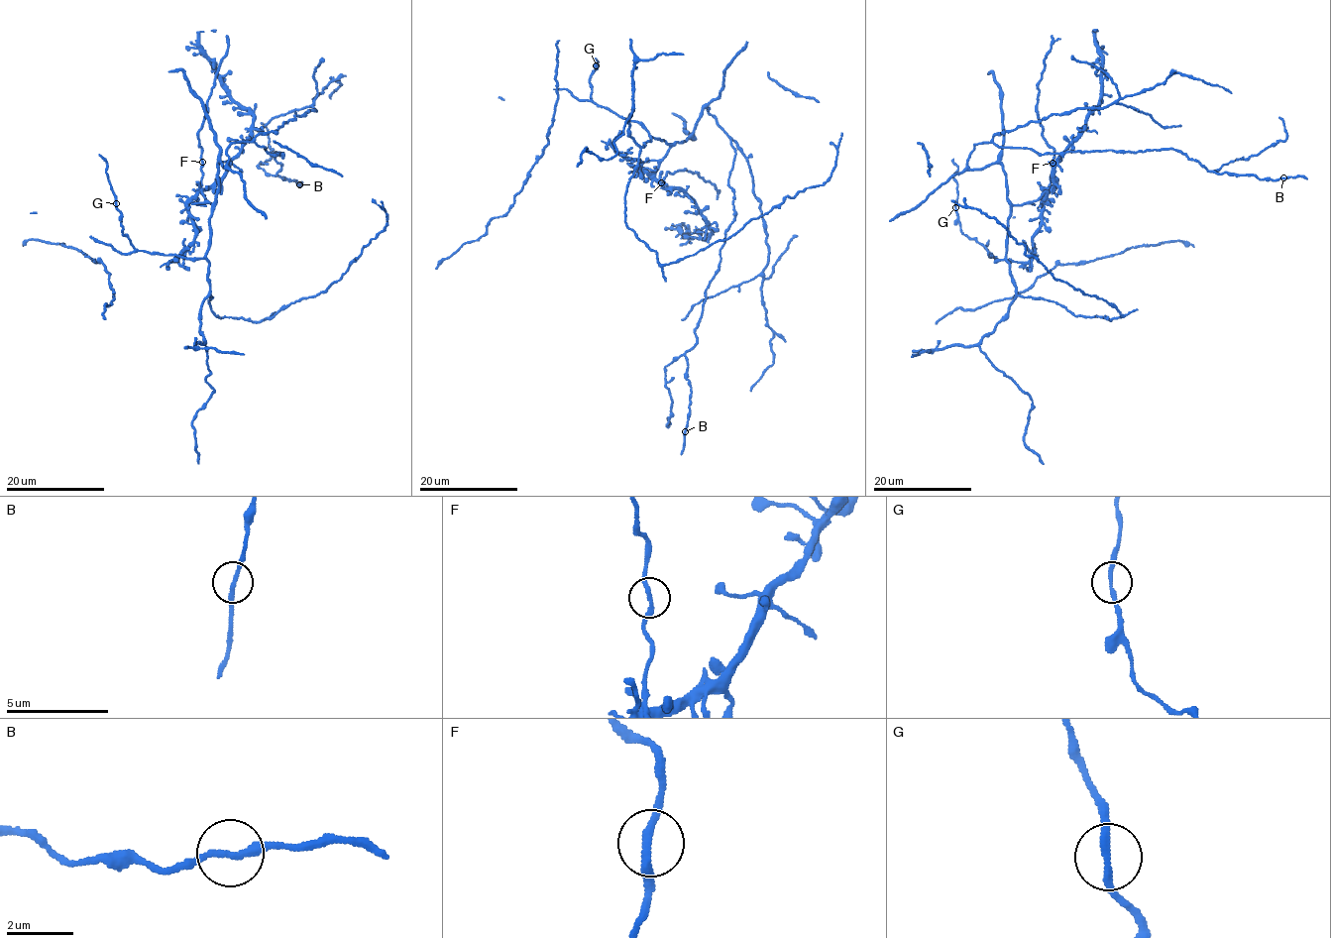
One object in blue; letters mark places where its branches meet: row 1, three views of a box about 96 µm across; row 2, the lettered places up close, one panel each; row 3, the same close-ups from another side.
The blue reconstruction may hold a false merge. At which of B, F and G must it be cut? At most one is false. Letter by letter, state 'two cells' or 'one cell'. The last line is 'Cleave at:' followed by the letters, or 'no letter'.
B: one cell
F: one cell
G: one cell
Cleave at: no letter

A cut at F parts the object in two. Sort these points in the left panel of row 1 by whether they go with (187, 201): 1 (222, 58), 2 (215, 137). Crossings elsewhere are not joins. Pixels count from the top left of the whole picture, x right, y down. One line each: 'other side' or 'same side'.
1: other side
2: same side

